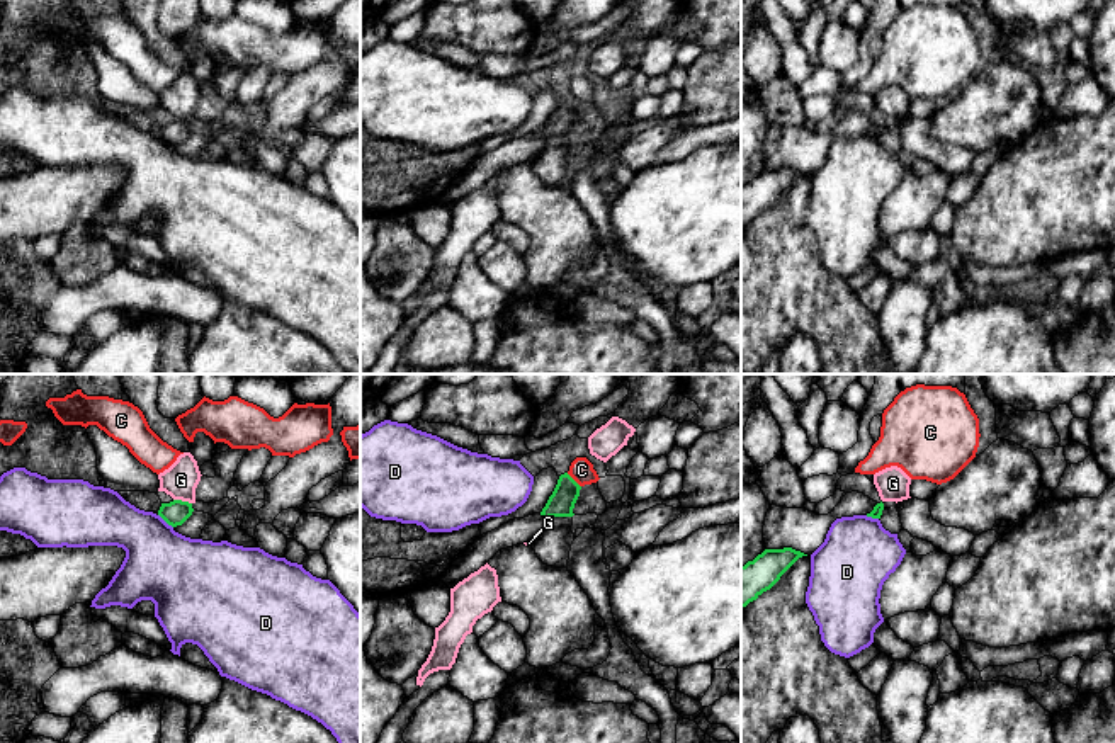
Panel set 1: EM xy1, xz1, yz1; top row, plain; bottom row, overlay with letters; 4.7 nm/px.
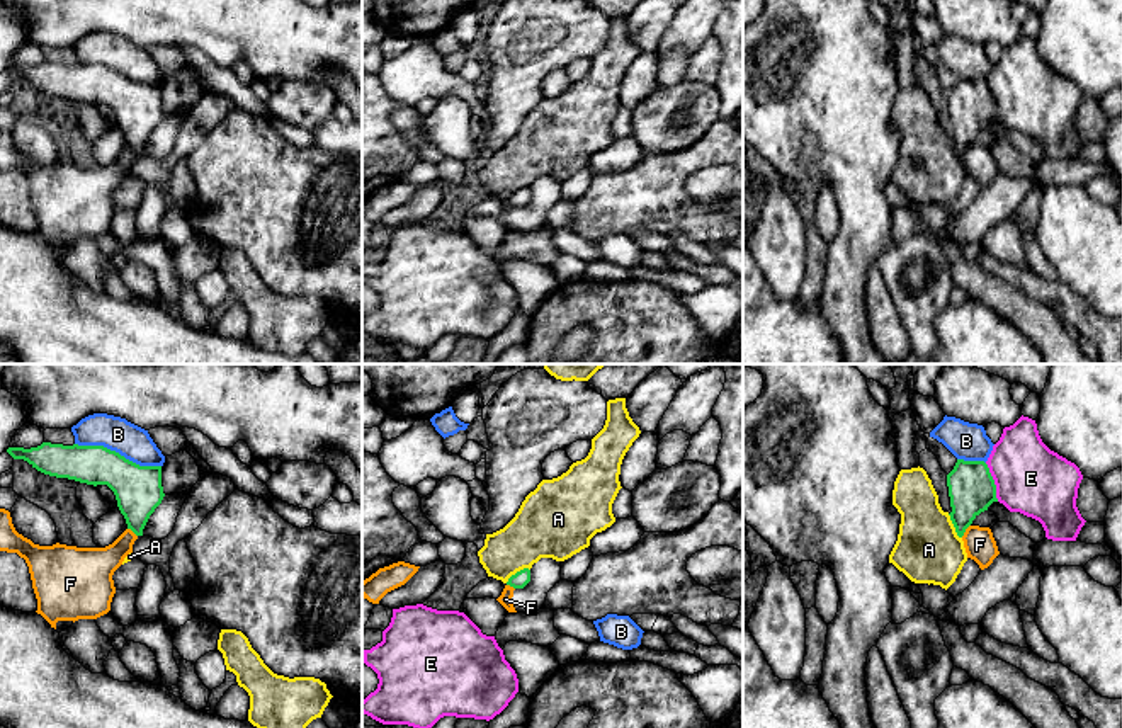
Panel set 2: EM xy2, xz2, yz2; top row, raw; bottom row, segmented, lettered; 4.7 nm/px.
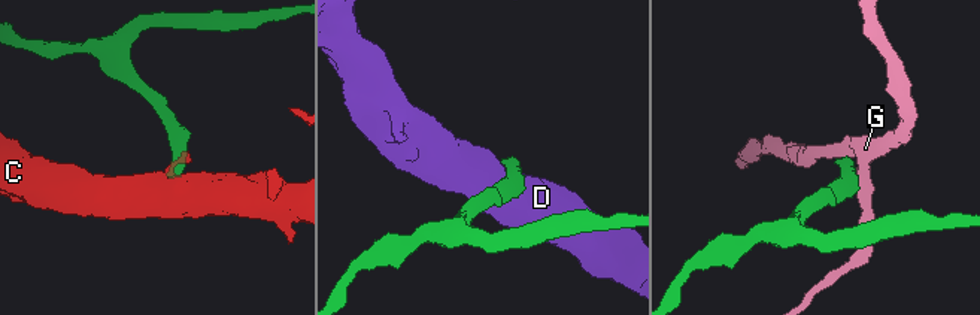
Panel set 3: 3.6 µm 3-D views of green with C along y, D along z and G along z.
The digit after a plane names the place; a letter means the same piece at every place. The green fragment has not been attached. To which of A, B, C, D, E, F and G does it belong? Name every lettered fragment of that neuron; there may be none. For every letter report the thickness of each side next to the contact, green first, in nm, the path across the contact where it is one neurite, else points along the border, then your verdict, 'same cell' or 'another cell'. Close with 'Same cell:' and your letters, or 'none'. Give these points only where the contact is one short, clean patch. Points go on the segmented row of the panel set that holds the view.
A: calibres 80 and 280 nm; border xz2 (529, 568), (517, 570), (505, 582); another cell
B: calibres 220 and 160 nm; another cell
C: calibres 120 and 110 nm; border xz1 (566, 473), (580, 487); another cell
D: calibres 120 and 360 nm; another cell
E: calibres 220 and 340 nm; border yz2 (985, 463), (998, 500); another cell
F: calibres 220 and 150 nm; border yz2 (969, 524), (961, 536); another cell
G: calibres 120 and 160 nm; another cell
Same cell: none

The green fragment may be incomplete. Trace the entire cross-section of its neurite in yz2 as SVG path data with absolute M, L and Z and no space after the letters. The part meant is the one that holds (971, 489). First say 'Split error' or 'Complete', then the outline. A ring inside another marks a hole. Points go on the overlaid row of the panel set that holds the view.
Complete. M957 459L954 469L947 475L947 486L952 512L950 520L959 537L972 520L996 498L996 485L984 461Z

